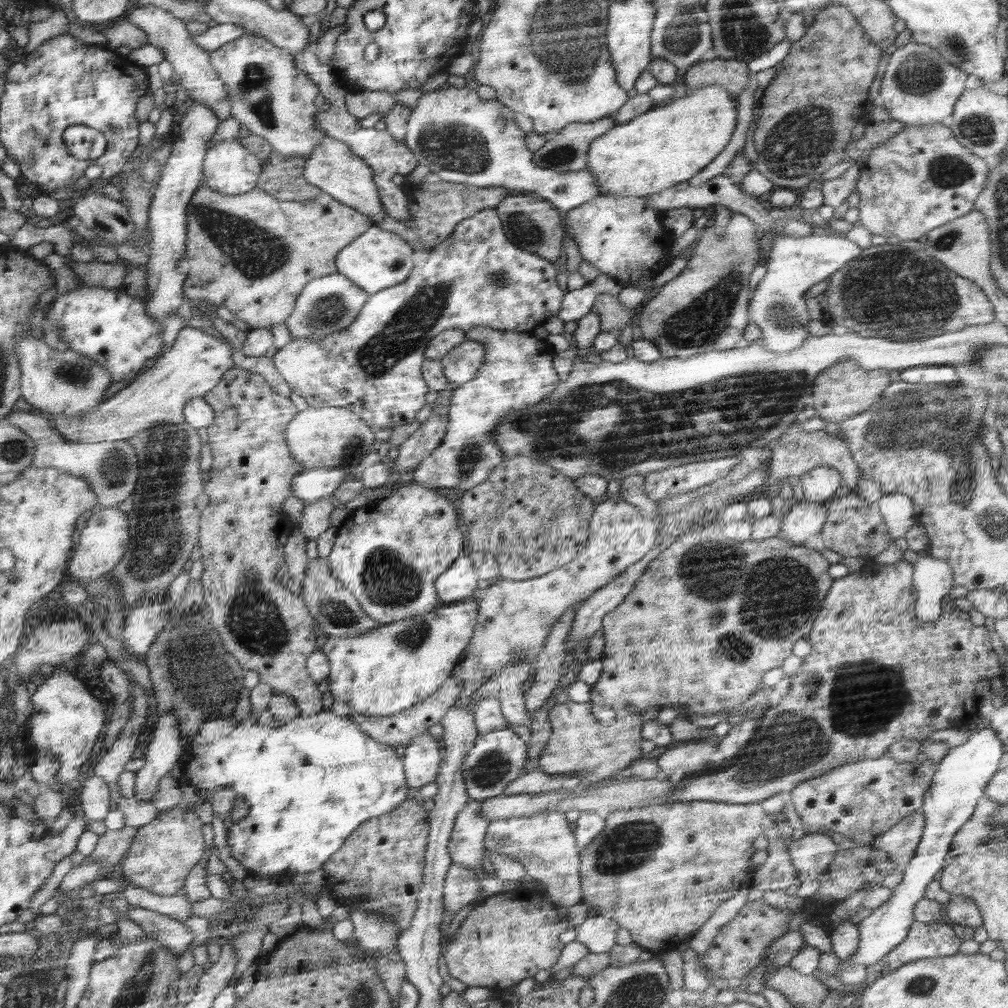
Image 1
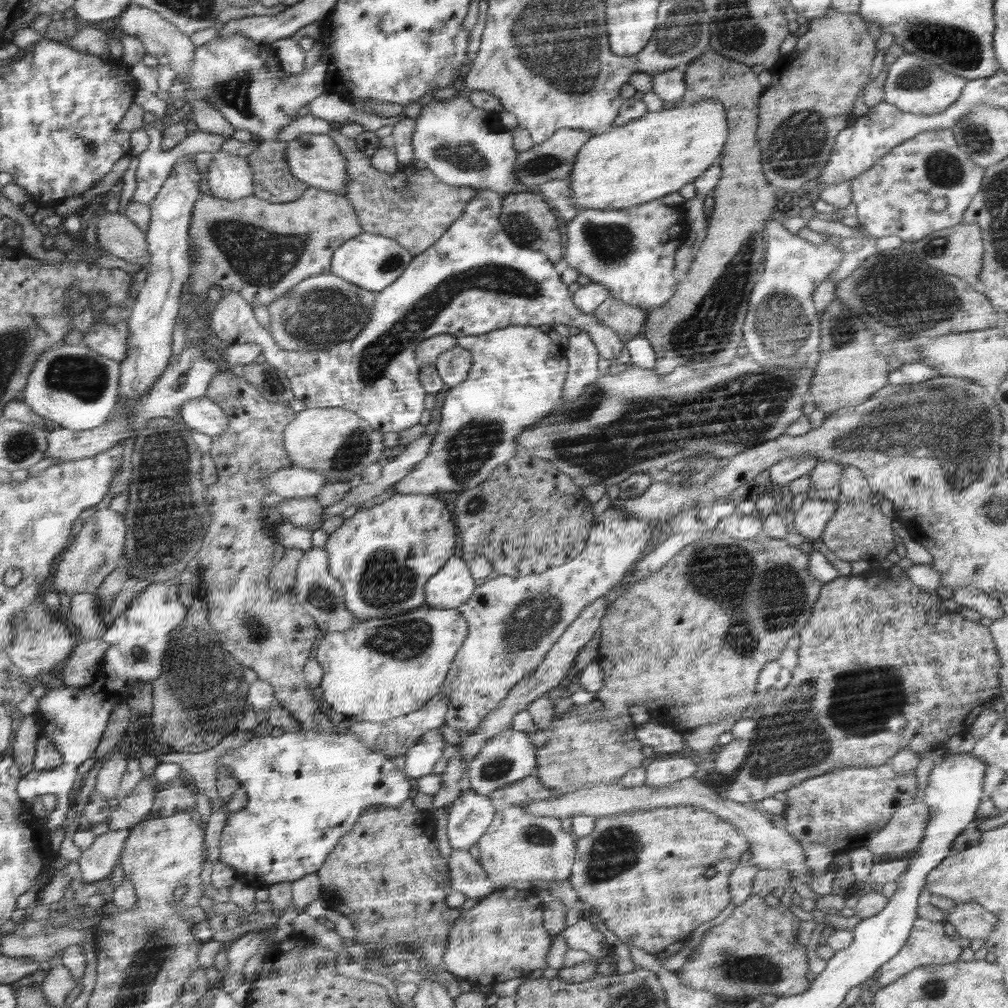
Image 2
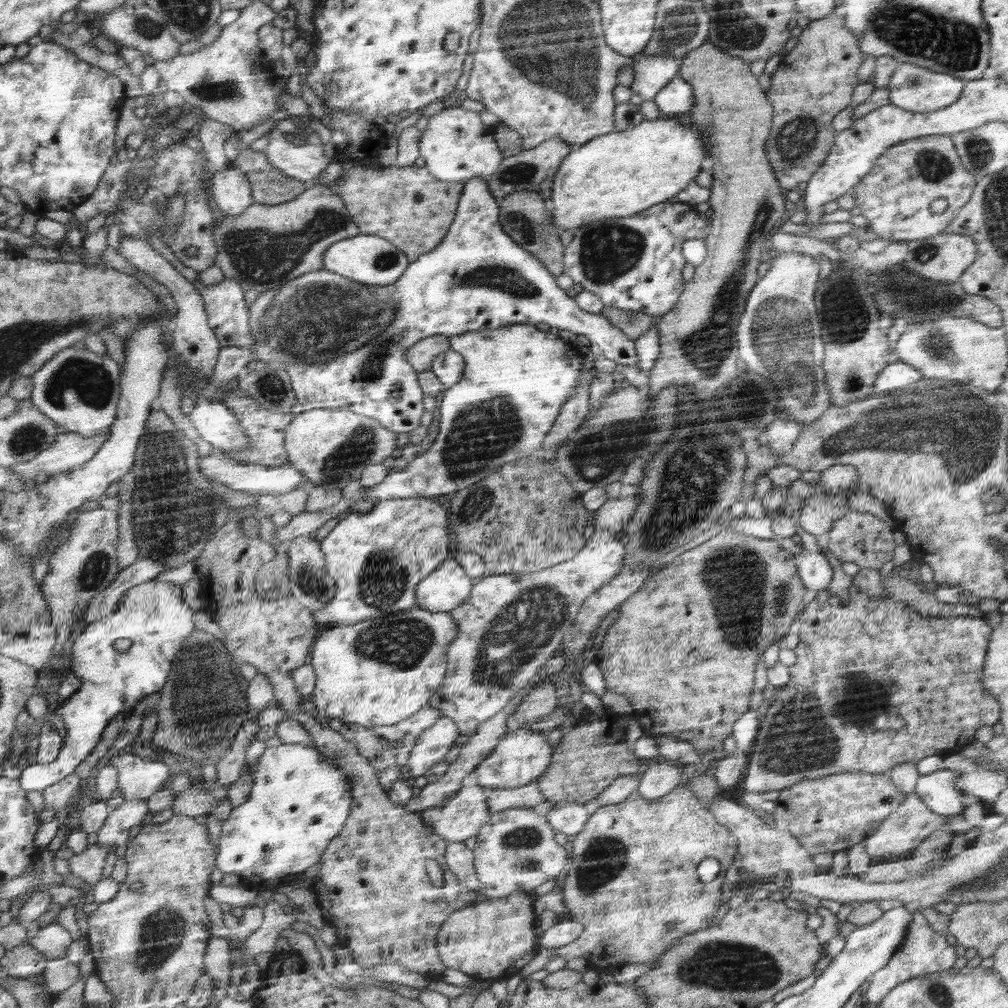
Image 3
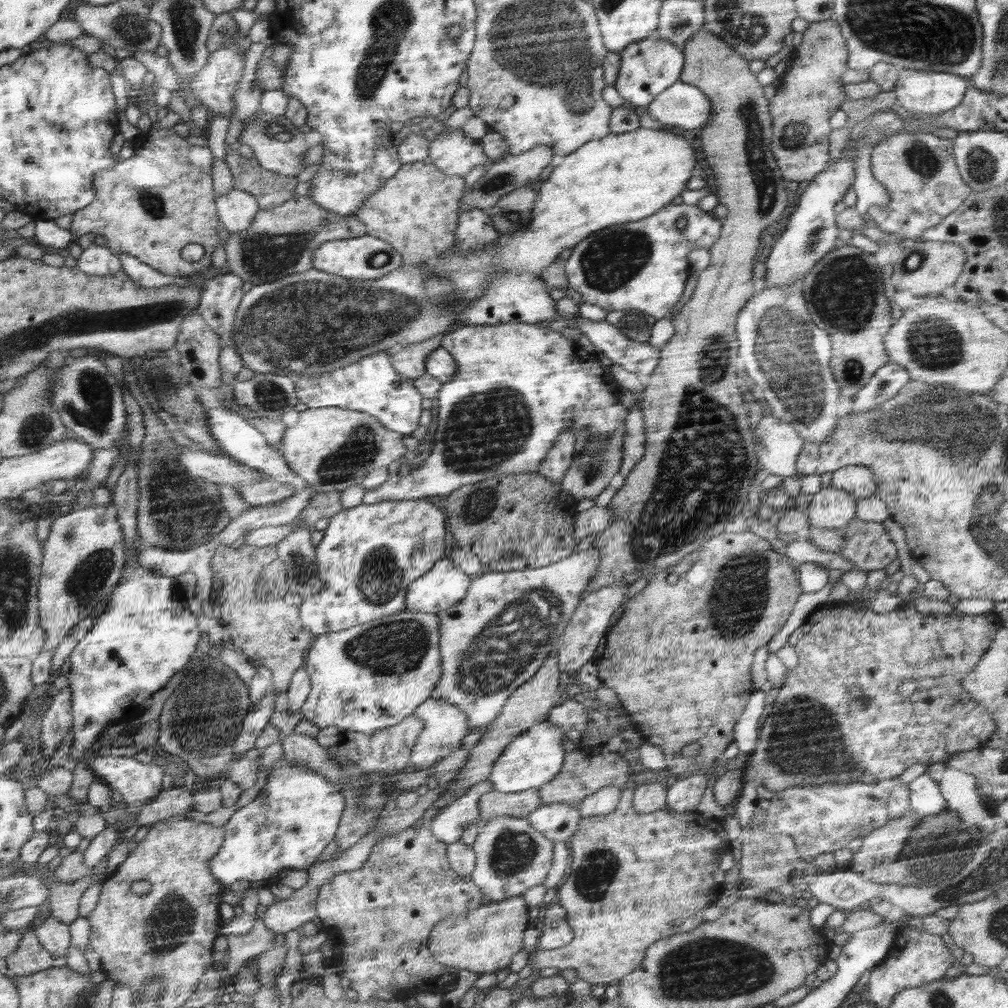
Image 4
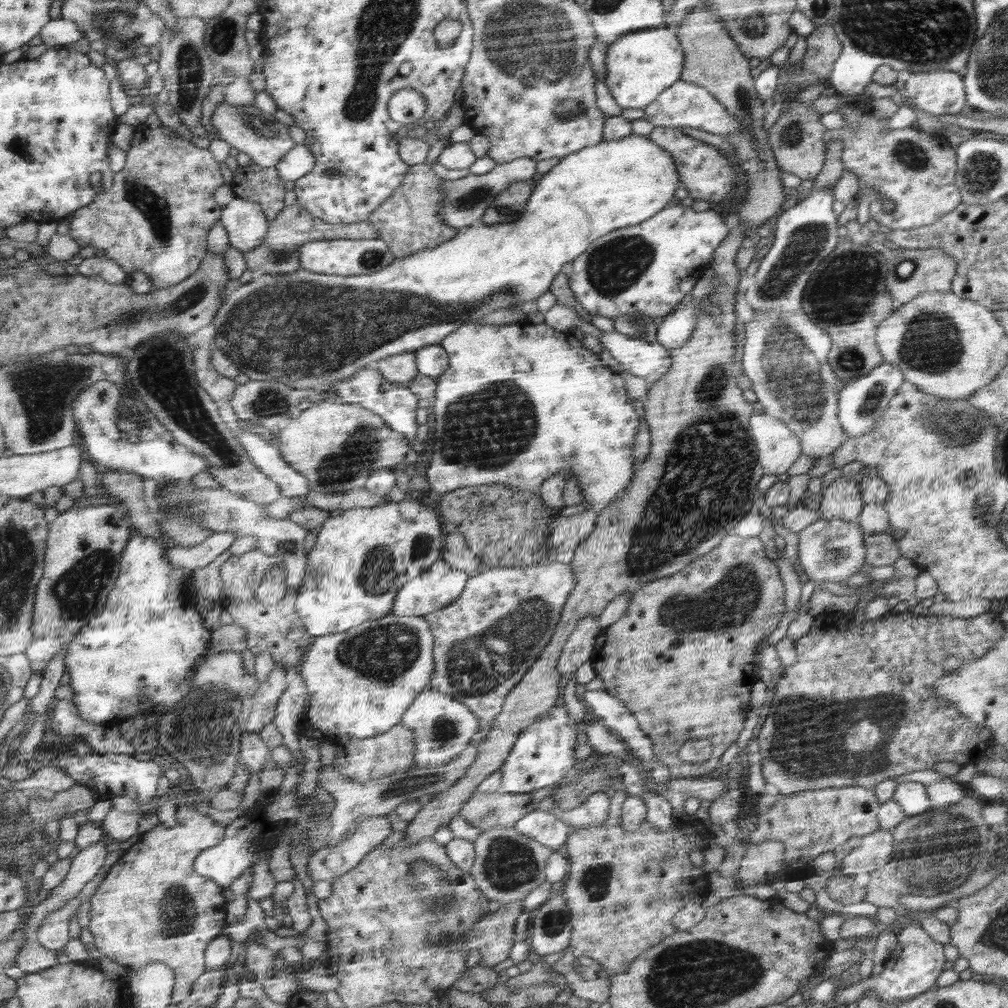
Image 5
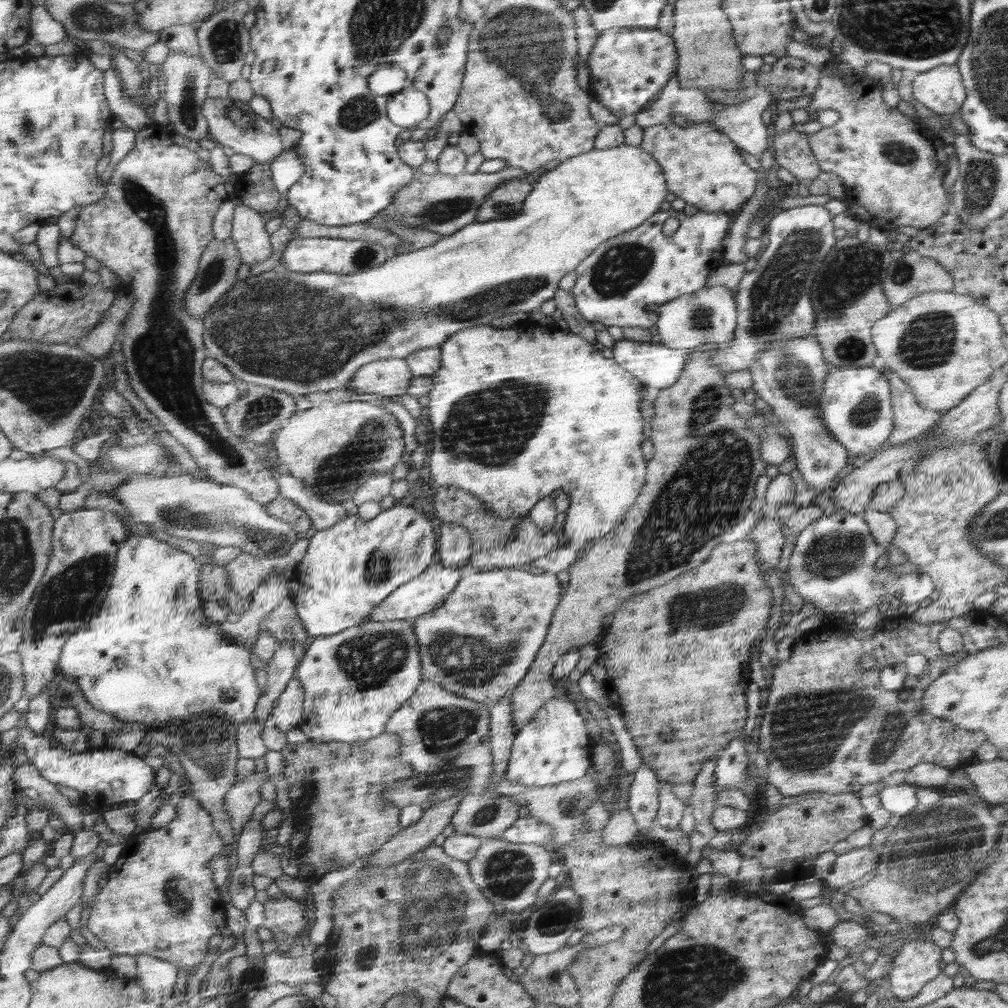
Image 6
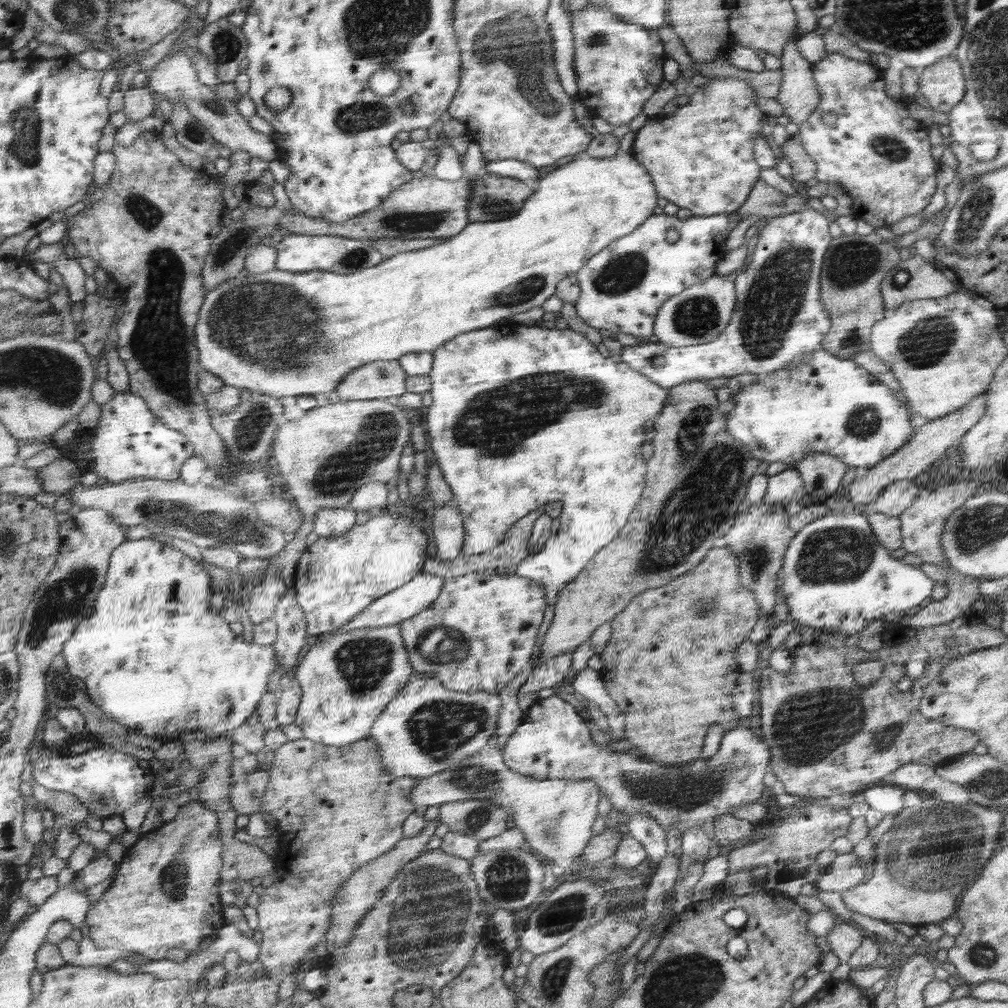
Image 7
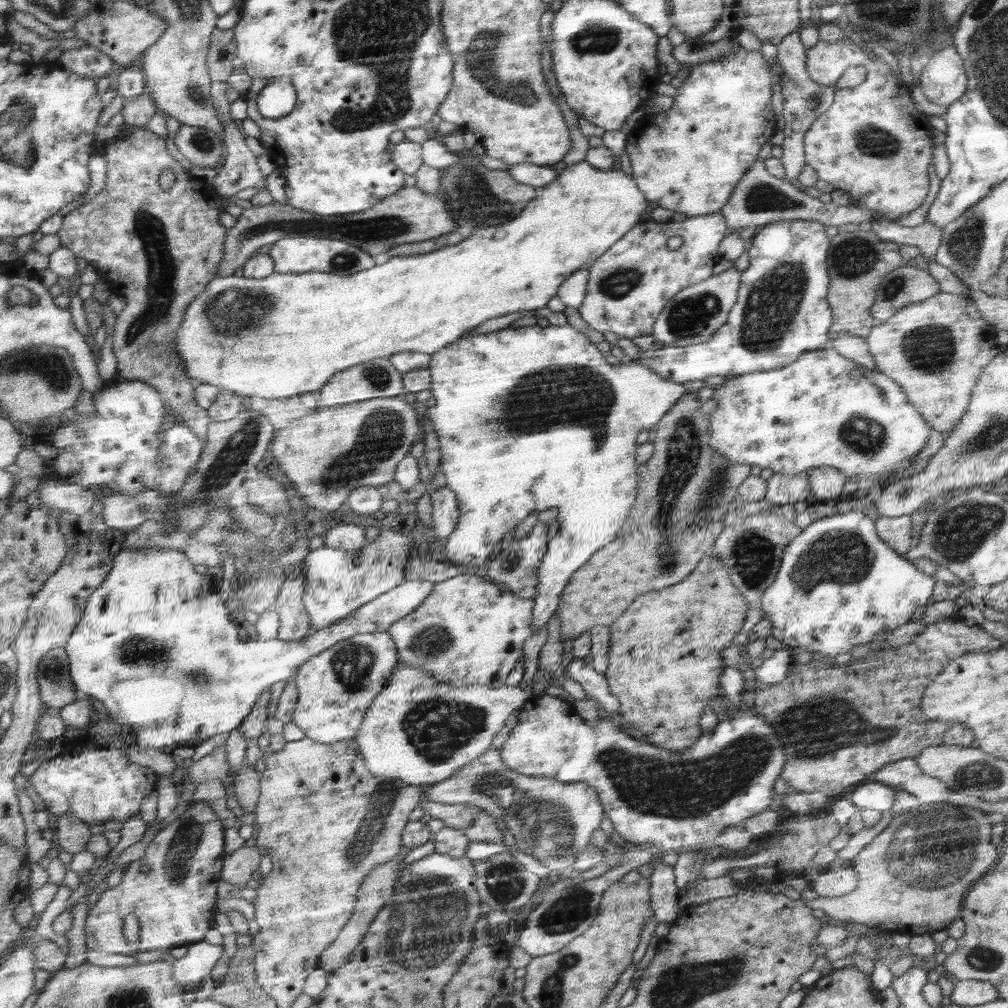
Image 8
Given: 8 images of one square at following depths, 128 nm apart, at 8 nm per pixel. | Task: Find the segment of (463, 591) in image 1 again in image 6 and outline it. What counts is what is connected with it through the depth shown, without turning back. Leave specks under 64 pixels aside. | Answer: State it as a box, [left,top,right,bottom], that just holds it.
[368,562,462,621]

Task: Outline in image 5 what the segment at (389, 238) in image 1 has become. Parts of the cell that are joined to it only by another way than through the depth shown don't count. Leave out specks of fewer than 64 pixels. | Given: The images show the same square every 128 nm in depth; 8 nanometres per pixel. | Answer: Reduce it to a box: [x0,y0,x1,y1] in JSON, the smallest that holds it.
[299,238,395,276]

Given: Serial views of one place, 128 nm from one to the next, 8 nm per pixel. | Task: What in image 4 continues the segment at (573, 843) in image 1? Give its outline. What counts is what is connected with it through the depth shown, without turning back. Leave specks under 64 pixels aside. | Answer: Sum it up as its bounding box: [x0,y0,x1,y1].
[469,817,553,902]

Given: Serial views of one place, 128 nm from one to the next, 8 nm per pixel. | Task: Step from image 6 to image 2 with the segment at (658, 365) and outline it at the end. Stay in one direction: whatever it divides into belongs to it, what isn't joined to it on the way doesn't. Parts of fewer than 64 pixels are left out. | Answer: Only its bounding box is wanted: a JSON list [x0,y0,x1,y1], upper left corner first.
[211,189,623,432]

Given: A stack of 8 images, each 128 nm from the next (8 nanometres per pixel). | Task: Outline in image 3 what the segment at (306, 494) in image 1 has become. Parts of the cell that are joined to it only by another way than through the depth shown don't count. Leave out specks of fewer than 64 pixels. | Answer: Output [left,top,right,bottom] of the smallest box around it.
[200,451,306,495]

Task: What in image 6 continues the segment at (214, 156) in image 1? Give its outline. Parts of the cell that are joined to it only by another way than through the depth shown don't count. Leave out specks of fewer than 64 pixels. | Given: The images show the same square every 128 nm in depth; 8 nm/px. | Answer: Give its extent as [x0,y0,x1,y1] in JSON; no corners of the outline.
[233,204,272,264]

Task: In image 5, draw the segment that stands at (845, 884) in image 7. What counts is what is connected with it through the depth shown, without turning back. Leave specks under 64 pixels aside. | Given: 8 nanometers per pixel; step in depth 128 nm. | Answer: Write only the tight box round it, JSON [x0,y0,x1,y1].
[840,830,893,876]

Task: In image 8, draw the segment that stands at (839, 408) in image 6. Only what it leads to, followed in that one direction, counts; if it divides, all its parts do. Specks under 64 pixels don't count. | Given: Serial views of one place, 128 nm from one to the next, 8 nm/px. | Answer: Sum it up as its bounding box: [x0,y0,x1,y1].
[709,346,932,480]

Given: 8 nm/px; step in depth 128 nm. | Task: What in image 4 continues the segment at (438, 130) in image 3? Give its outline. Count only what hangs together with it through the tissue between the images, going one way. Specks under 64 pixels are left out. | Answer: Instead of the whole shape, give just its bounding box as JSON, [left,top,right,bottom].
[428,127,496,176]

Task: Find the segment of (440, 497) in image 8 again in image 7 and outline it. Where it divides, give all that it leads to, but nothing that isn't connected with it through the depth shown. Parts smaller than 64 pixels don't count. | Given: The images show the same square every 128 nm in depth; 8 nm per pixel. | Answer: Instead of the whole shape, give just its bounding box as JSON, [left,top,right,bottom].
[433,503,466,560]

